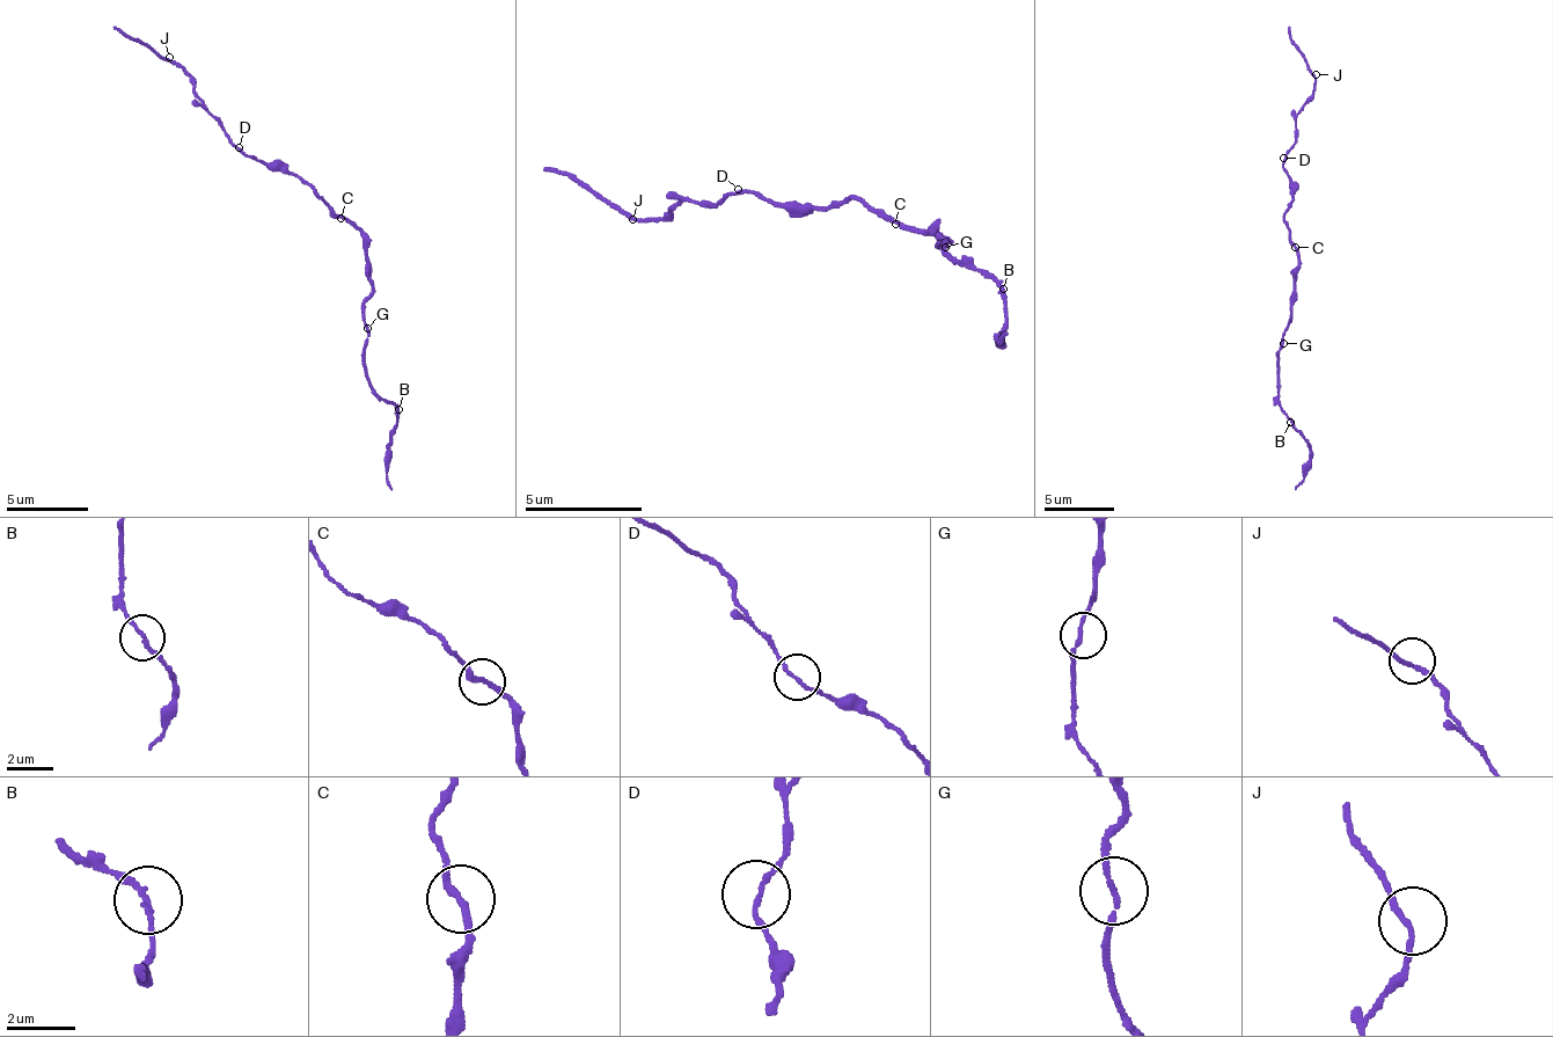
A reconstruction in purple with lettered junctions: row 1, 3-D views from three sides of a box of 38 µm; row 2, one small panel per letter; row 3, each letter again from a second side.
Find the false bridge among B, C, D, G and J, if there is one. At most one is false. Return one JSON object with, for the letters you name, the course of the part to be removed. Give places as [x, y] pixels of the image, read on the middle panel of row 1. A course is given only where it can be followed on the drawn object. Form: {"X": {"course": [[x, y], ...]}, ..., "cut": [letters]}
{"cut": []}

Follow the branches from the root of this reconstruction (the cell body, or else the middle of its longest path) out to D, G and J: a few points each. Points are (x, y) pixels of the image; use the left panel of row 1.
D: (342, 214), (295, 176), (271, 173), (239, 147)
G: (342, 214), (361, 233), (366, 277), (371, 282), (371, 298), (363, 312), (363, 323), (367, 328)
J: (342, 214), (295, 176), (271, 173), (247, 154), (209, 111), (196, 93), (195, 84), (169, 57)

